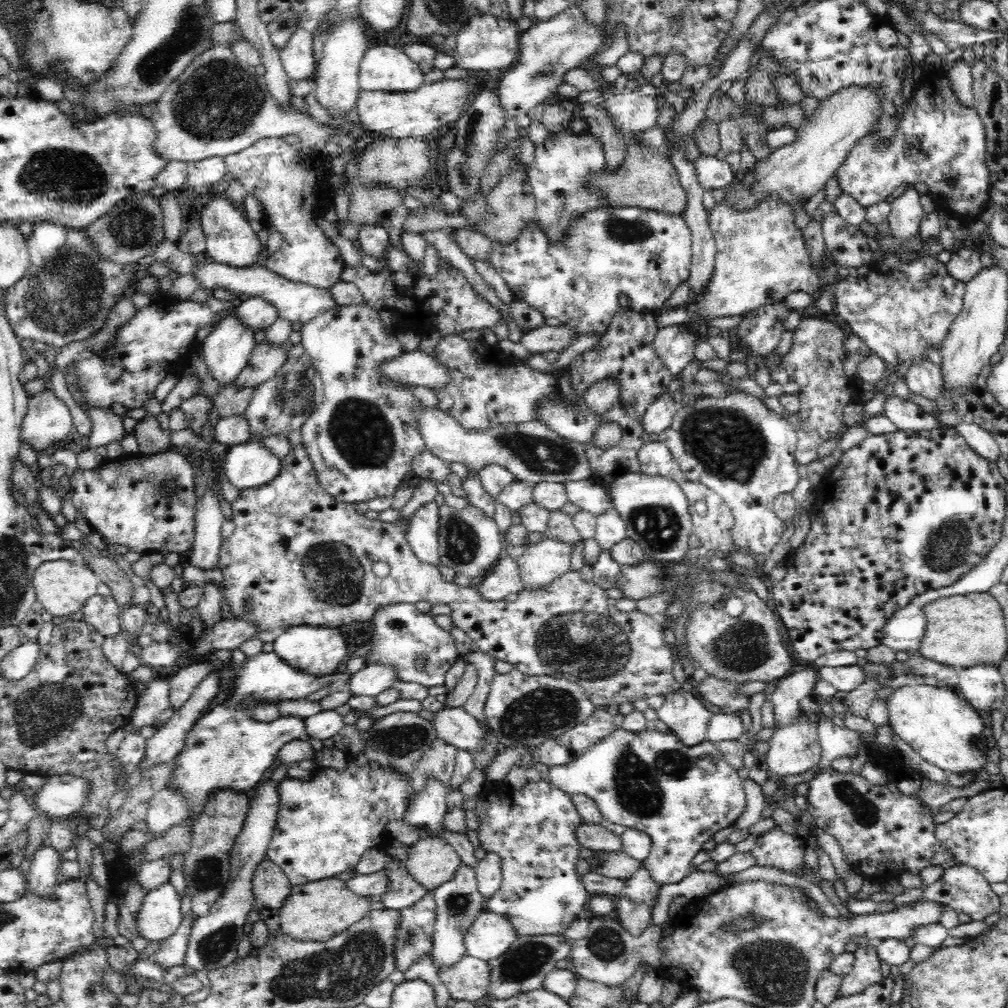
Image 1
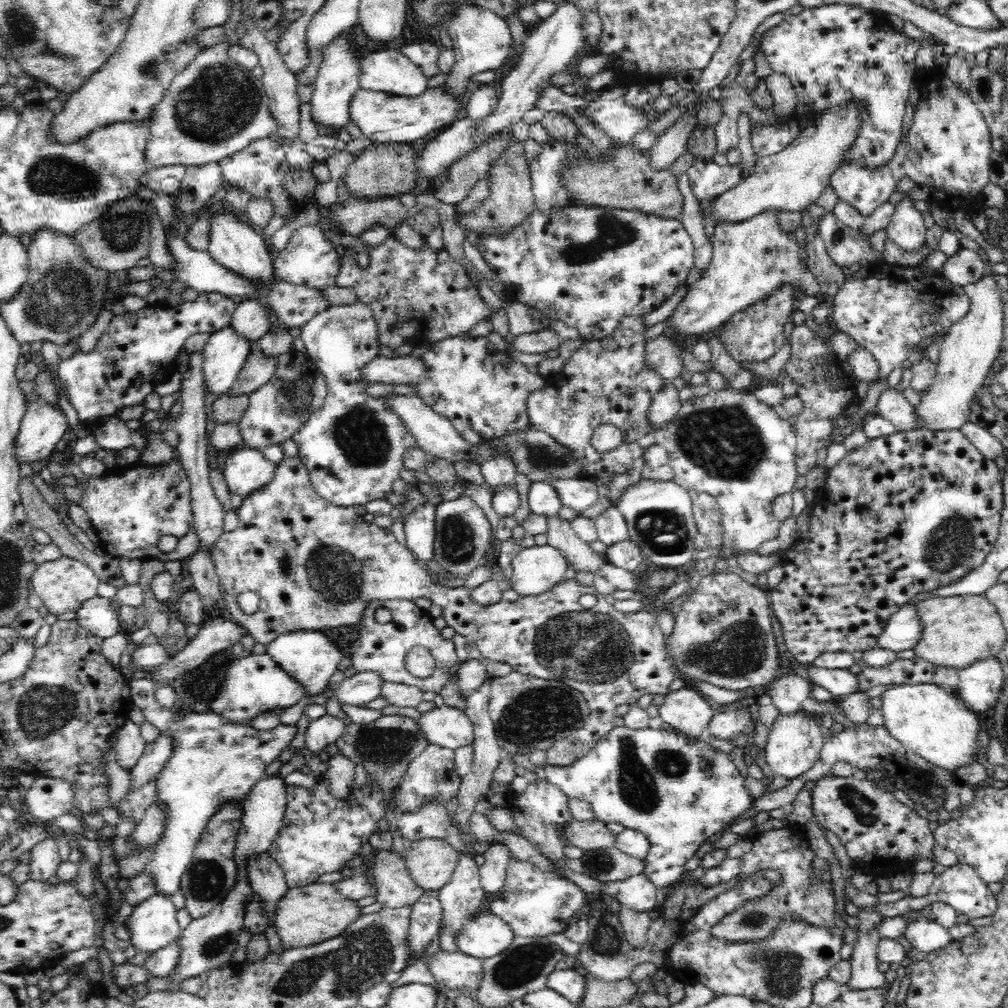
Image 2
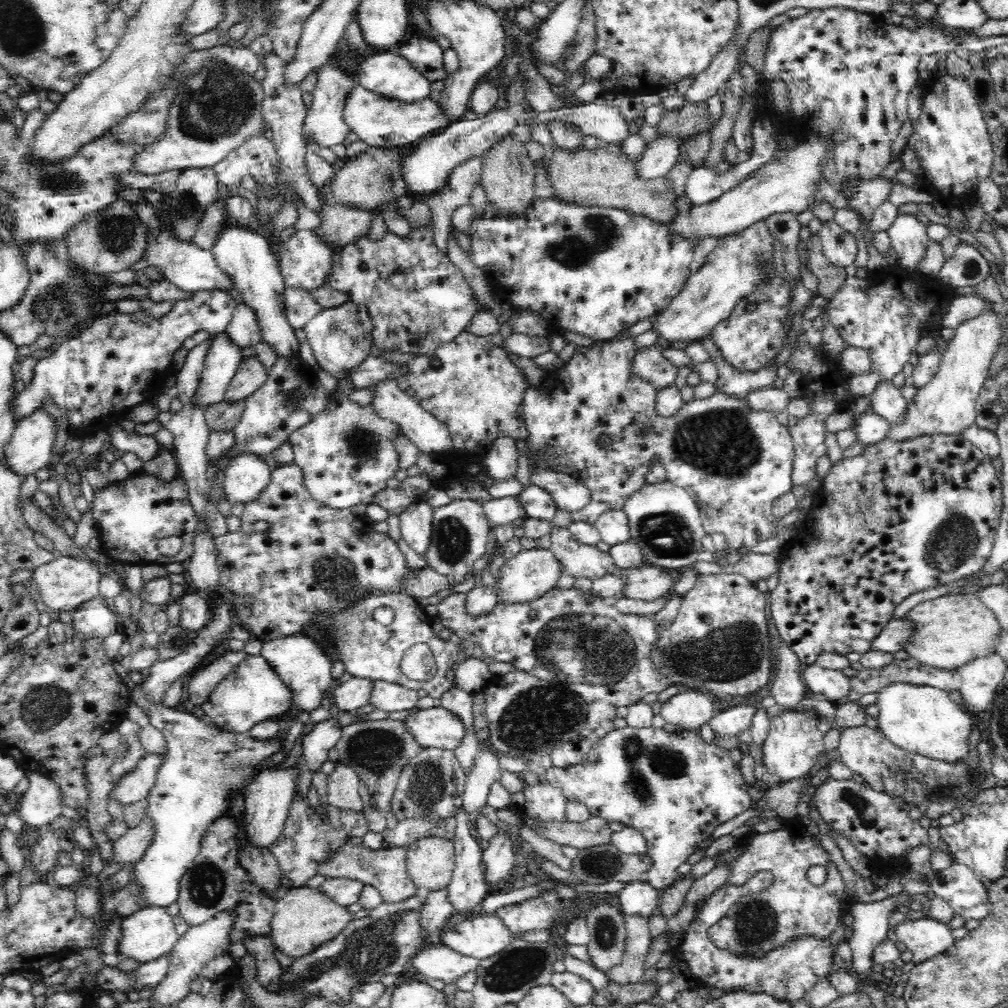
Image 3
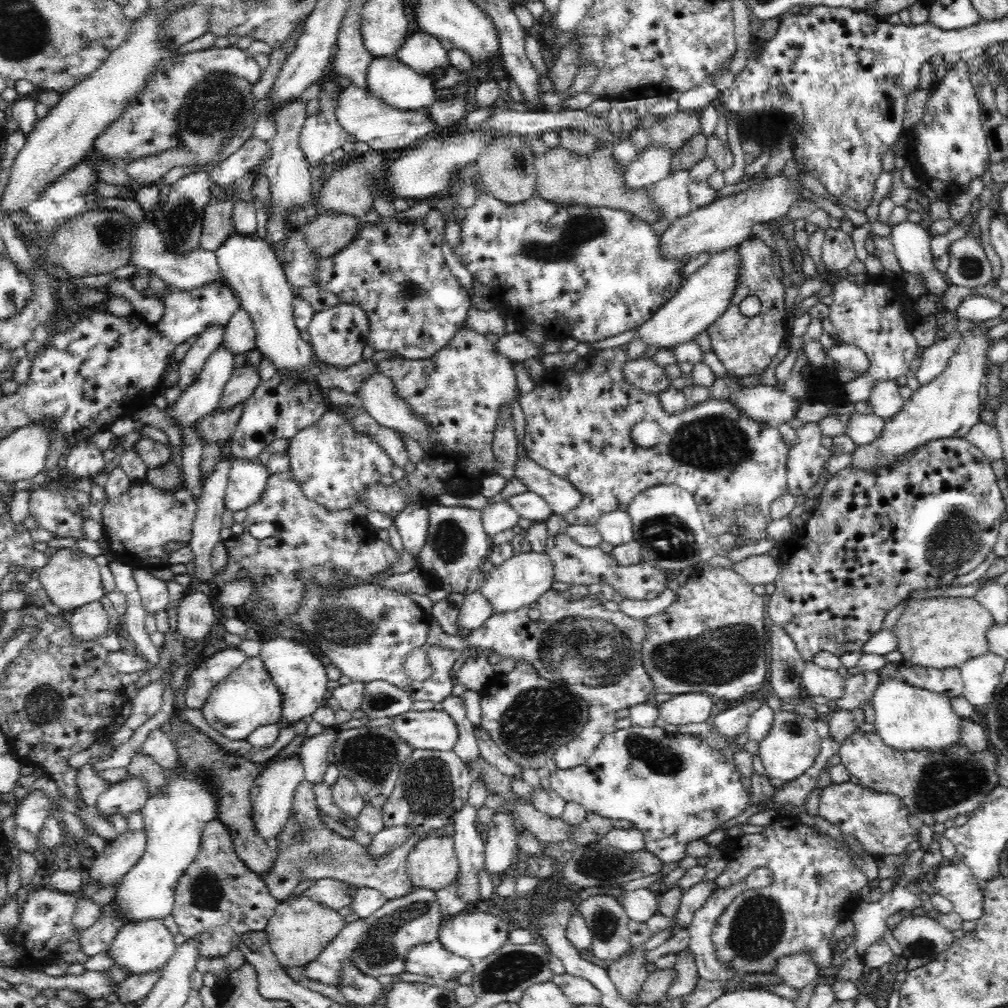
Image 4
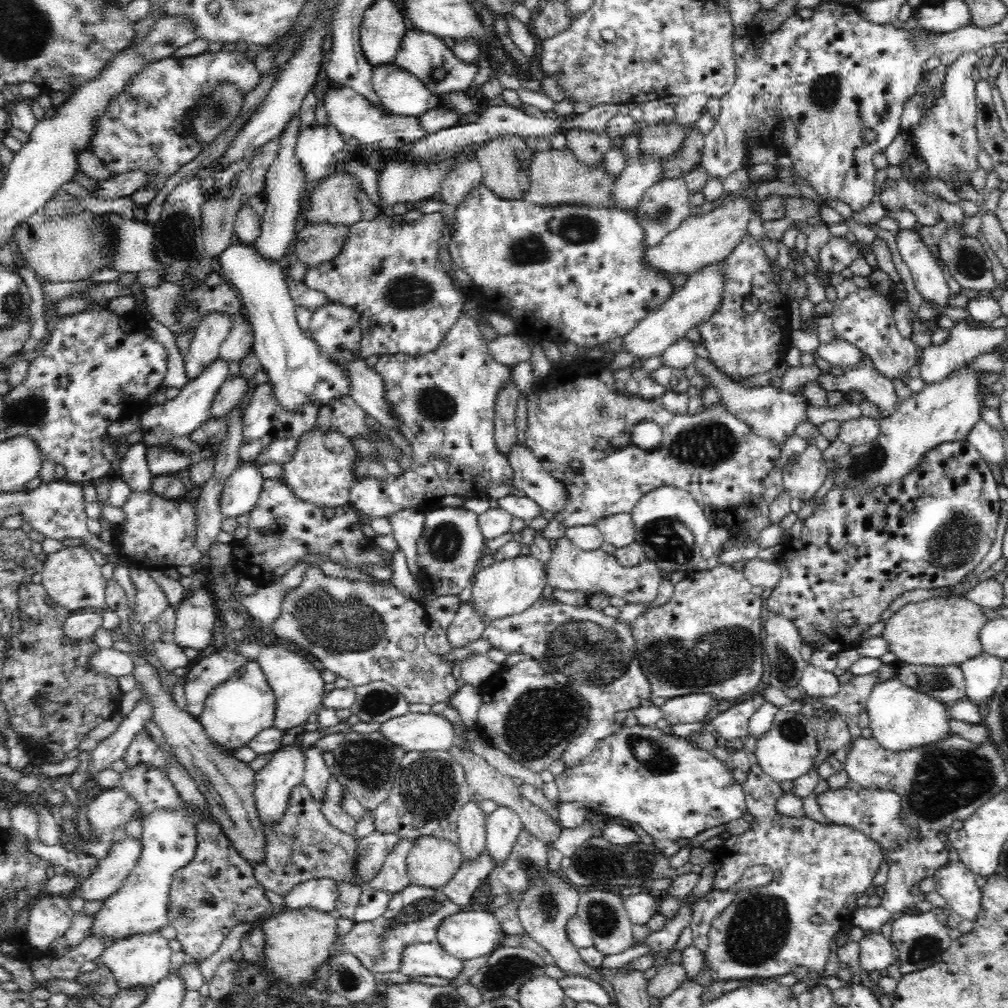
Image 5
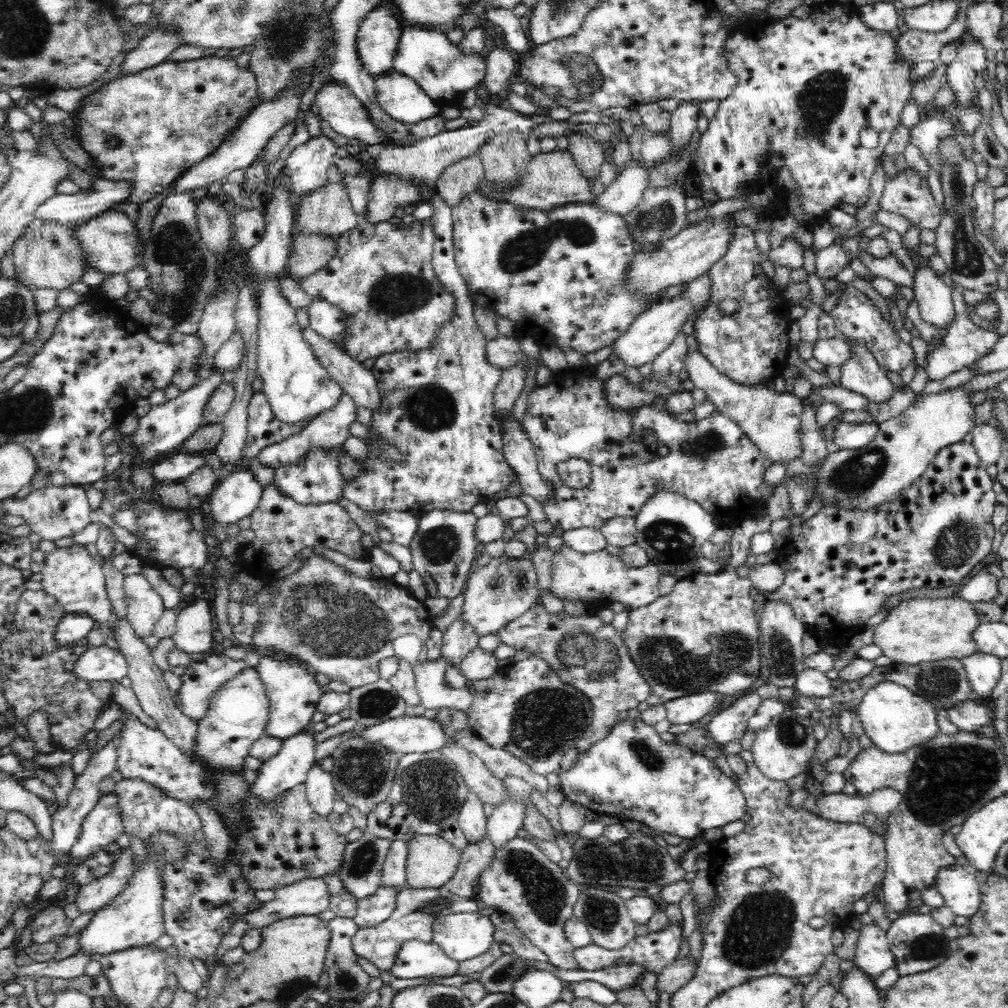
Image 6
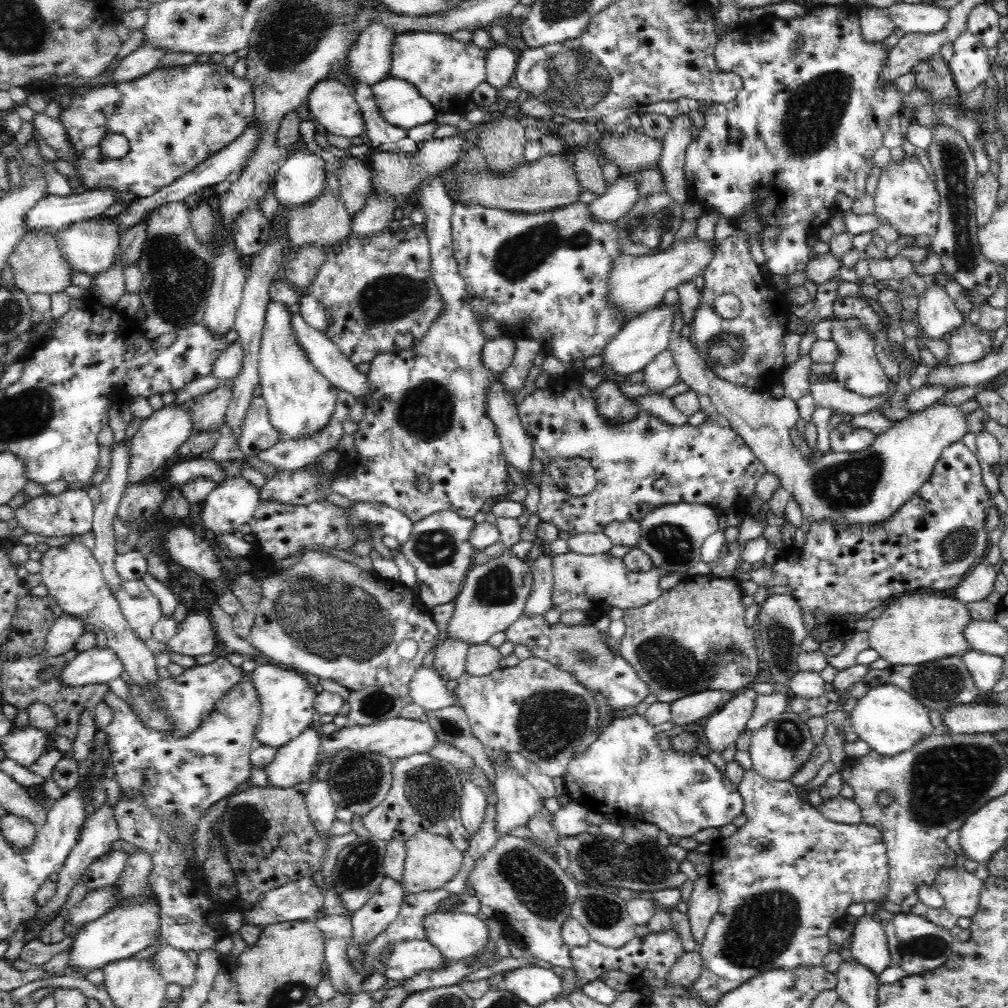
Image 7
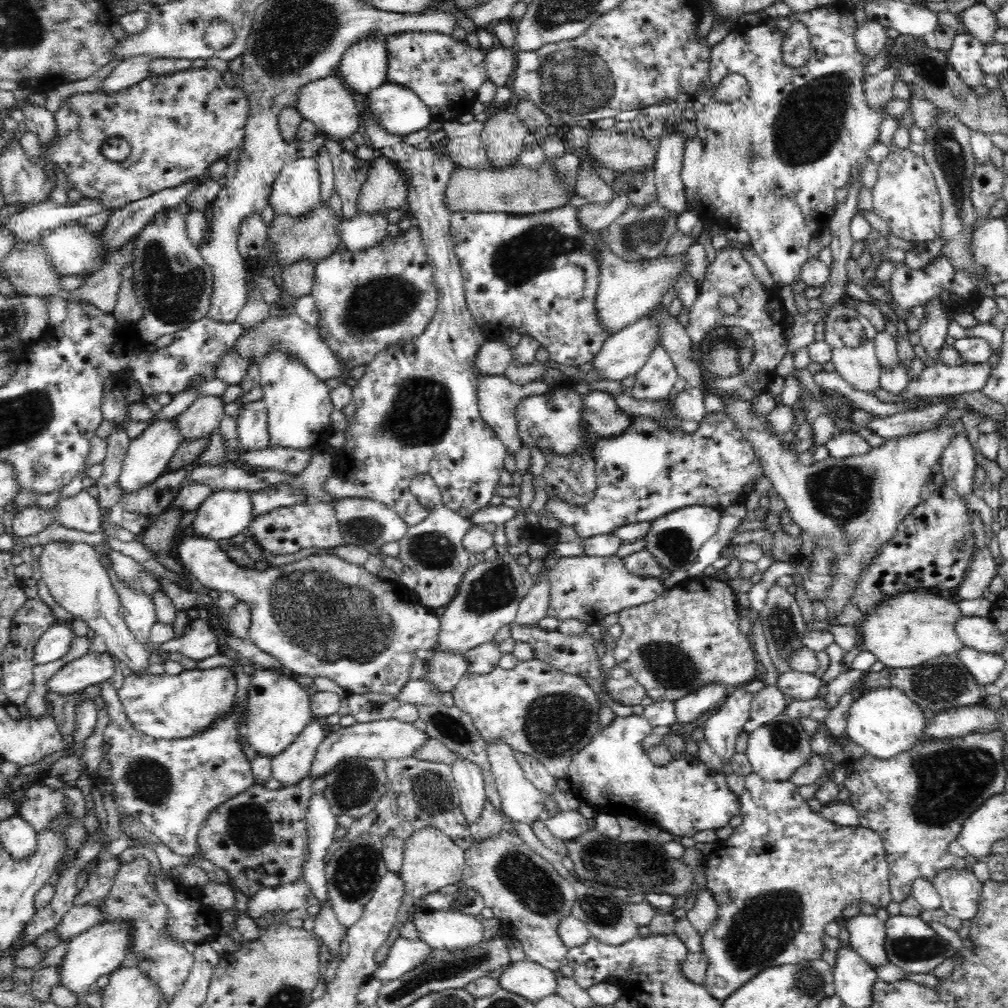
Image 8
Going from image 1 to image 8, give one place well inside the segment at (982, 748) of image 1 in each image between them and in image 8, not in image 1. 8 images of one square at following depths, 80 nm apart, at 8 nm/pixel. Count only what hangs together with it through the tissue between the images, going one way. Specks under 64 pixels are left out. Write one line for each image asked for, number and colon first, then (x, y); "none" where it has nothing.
2: (931, 721)
3: (924, 720)
4: (907, 718)
5: (901, 718)
6: (895, 718)
7: (889, 719)
8: (884, 721)

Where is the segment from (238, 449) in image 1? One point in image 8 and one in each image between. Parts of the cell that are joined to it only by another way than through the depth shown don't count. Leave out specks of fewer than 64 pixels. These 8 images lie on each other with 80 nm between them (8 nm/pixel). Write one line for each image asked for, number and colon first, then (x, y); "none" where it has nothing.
2: (247, 469)
3: (246, 475)
4: (247, 478)
5: (241, 491)
6: (238, 494)
7: (232, 503)
8: (224, 513)

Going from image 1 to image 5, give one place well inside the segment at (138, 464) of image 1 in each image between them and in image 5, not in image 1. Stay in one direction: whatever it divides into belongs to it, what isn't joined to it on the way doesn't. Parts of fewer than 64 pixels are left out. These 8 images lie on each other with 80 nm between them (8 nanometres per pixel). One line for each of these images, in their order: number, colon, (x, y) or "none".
2: (130, 509)
3: (132, 516)
4: (137, 524)
5: (157, 533)

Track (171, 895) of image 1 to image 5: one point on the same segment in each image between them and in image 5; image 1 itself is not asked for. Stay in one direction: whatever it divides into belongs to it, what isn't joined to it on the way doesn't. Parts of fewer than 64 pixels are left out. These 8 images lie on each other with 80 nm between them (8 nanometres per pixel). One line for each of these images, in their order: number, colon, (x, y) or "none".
2: (152, 925)
3: (148, 933)
4: (141, 947)
5: (137, 960)

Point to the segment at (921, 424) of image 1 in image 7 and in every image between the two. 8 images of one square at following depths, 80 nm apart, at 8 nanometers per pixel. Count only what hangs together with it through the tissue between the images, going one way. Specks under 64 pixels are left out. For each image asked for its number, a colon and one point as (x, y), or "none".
2: (892, 404)
3: (887, 401)
4: (886, 400)
5: (863, 377)
6: (862, 374)
7: (857, 368)

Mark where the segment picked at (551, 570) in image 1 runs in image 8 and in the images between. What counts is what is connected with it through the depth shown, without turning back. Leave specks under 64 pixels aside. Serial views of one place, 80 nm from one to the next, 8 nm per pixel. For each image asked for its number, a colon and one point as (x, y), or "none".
2: (536, 569)
3: (530, 574)
4: (519, 581)
5: (506, 588)
6: (505, 588)
7: (492, 596)
8: (489, 594)

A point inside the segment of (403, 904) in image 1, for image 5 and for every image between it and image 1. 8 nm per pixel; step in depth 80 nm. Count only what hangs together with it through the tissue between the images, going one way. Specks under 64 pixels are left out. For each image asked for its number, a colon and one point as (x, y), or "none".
2: (395, 888)
3: (386, 869)
4: (306, 849)
5: (302, 846)

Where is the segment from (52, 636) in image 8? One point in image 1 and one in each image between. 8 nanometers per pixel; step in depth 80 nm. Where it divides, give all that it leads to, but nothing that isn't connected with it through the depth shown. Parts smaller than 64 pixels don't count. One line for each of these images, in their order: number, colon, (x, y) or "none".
1: (102, 612)
2: (97, 615)
3: (93, 618)
4: (90, 621)
5: (82, 624)
6: (74, 627)
7: (62, 636)

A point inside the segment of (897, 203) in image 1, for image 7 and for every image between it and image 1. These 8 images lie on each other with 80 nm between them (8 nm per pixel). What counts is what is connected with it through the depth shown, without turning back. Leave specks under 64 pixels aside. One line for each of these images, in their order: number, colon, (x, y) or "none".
2: (907, 229)
3: (908, 236)
4: (910, 240)
5: (928, 277)
6: (934, 297)
7: (937, 313)

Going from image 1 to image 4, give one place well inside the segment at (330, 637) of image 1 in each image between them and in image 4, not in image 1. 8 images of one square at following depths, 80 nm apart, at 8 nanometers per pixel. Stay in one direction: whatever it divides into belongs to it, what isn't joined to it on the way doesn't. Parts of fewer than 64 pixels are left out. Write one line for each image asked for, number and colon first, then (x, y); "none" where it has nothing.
2: (310, 656)
3: (299, 660)
4: (300, 674)

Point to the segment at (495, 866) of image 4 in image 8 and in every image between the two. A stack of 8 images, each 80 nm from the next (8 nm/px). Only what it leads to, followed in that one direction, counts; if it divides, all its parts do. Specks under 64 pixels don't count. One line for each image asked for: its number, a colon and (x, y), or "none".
5: (503, 826)
6: (503, 825)
7: (518, 801)
8: (521, 802)

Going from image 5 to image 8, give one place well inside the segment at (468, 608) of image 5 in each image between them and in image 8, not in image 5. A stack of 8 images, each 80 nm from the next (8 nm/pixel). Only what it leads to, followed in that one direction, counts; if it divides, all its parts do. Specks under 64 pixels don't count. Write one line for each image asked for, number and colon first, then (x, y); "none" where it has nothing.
6: (459, 638)
7: (450, 657)
8: (445, 669)

